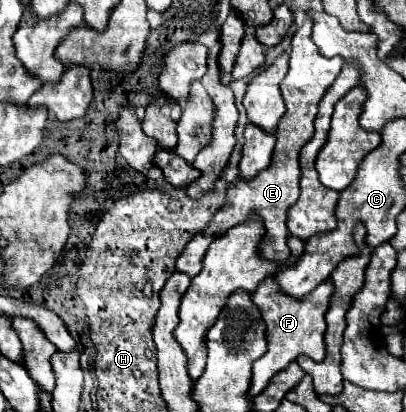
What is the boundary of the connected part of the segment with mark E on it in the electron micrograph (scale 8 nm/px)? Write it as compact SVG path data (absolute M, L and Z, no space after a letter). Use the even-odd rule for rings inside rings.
M307 17L305 23L295 31L295 35L291 39L289 71L287 71L285 79L281 81L281 95L287 105L287 111L275 129L277 143L275 143L275 149L271 155L269 169L265 169L265 173L259 173L257 177L253 177L253 181L237 179L237 181L233 181L233 185L229 185L227 203L215 213L209 227L203 229L201 233L197 233L193 237L193 241L189 241L185 251L177 257L177 271L183 271L183 273L189 273L191 277L195 277L201 271L201 261L203 261L203 255L207 253L211 241L215 237L221 237L223 233L227 233L231 227L245 223L251 217L259 217L265 225L265 235L257 247L259 257L275 261L277 265L287 263L287 259L291 257L291 249L287 245L287 235L289 235L287 211L291 205L297 203L297 197L299 197L299 177L301 177L299 151L313 135L313 119L317 115L317 103L321 101L327 87L337 79L341 67L343 67L341 59L335 59L335 57L325 59L319 55L317 45L311 41L311 21Z

